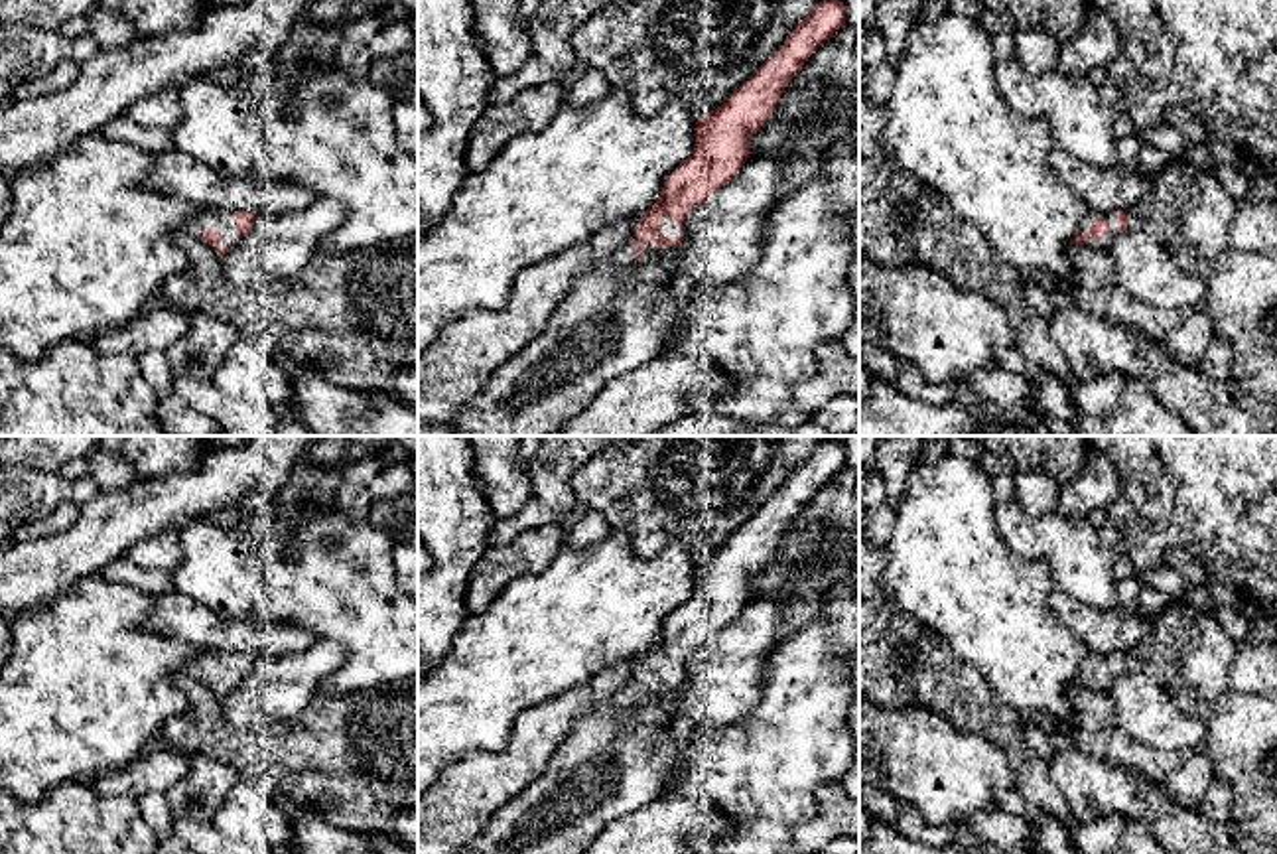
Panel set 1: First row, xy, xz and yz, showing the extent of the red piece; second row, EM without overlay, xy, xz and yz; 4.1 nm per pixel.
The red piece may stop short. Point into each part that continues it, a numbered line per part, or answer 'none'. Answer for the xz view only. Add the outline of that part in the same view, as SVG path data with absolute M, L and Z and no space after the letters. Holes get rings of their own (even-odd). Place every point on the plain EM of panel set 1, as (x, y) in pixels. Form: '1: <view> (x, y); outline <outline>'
1: xz (671, 669); outline M664 659L662 661L662 676L664 678L680 678L682 676L682 667Z

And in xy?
1: xy (223, 663); outline M209 653L205 657L199 657L197 661L187 661L185 673L191 678L199 680L199 676L209 669L221 675L221 690L231 690L238 684L231 653Z

